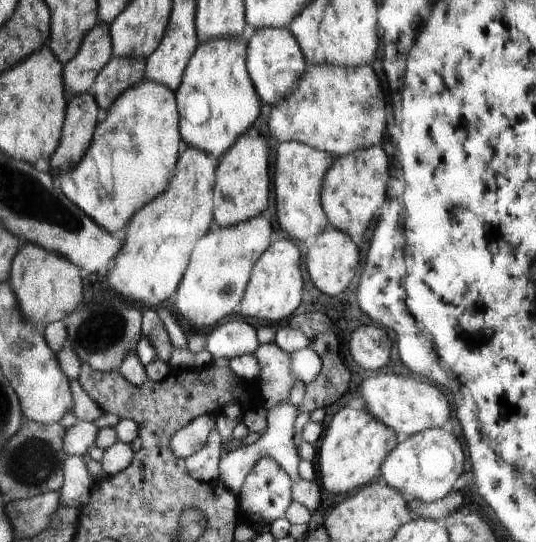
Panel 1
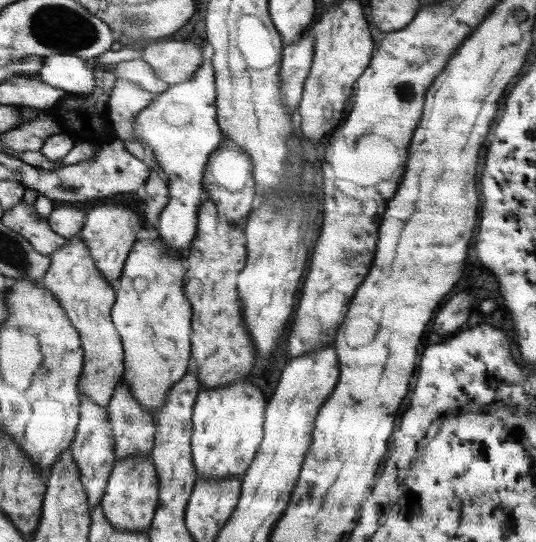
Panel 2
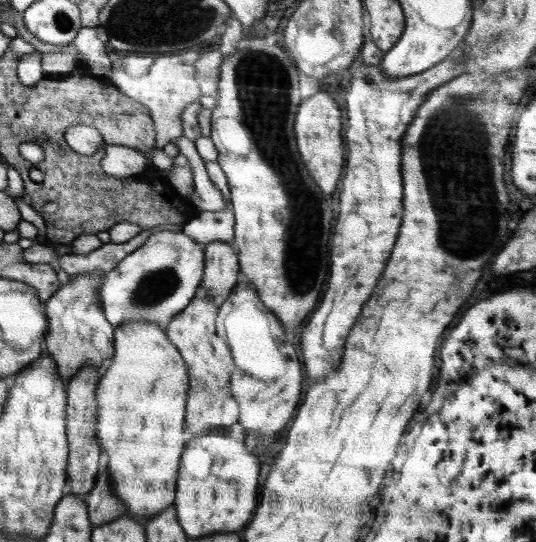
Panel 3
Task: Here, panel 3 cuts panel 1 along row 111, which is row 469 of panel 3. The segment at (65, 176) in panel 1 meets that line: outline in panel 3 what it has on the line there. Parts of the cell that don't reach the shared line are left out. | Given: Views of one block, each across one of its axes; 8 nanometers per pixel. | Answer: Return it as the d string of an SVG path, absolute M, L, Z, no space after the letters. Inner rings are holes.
M132 321L114 329L114 355L102 369L97 385L98 420L94 435L108 454L107 469L114 479L114 490L126 505L126 514L142 523L174 502L180 459L185 449L186 403L189 389L188 367L178 347L168 342L158 323Z

